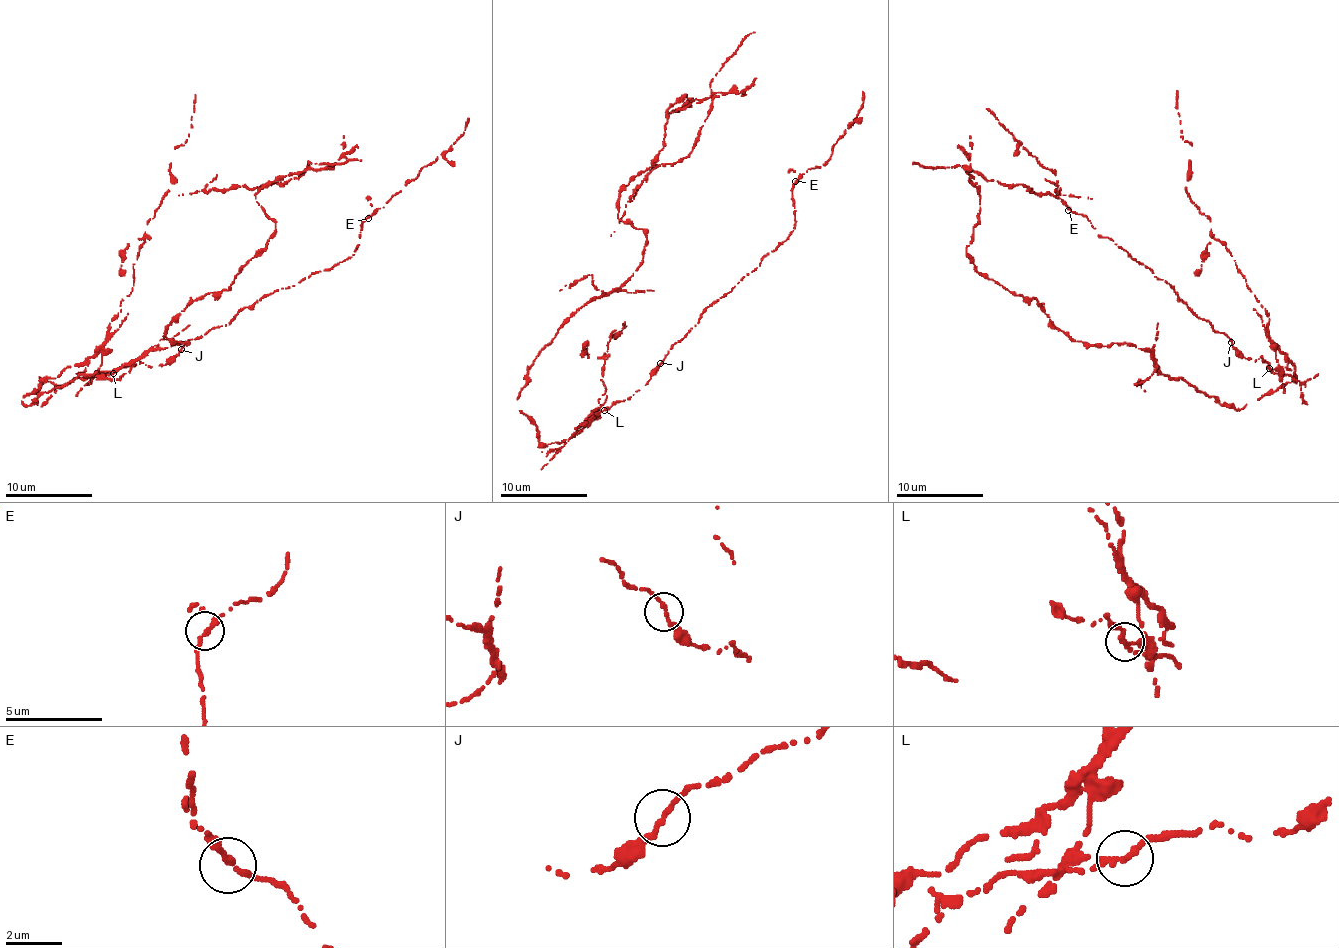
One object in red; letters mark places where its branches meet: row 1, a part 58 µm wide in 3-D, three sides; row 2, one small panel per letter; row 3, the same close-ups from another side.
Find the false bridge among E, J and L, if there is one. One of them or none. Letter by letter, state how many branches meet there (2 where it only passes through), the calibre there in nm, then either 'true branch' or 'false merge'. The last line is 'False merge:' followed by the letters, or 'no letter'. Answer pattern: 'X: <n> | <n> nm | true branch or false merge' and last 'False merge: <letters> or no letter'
E: 2 | 240 nm | true branch
J: 2 | 200 nm | true branch
L: 2 | 240 nm | false merge
False merge: L

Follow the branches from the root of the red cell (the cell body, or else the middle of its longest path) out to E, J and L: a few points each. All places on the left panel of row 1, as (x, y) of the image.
E: (36, 401), (21, 400), (100, 352), (105, 374), (165, 365), (247, 306), (348, 259), (368, 218)
J: (36, 401), (24, 406), (21, 400), (100, 352), (100, 372), (114, 374), (142, 362), (165, 365), (181, 349)
L: (36, 401), (24, 406), (21, 400), (41, 382), (68, 366), (82, 366), (100, 352), (100, 372), (112, 373)

